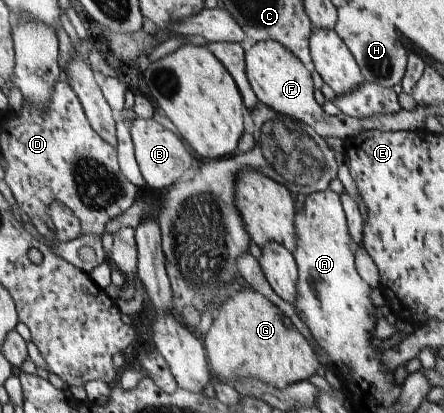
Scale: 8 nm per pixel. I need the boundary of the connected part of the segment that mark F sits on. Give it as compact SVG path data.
M265 41L250 43L245 48L245 71L251 89L255 92L259 103L273 107L275 111L289 118L298 119L313 127L321 137L353 137L363 130L399 131L422 130L427 117L425 105L418 105L413 110L401 109L391 115L371 115L369 117L351 117L340 114L339 117L331 116L322 109L313 97L314 87L311 72L293 55L284 44L279 41Z

